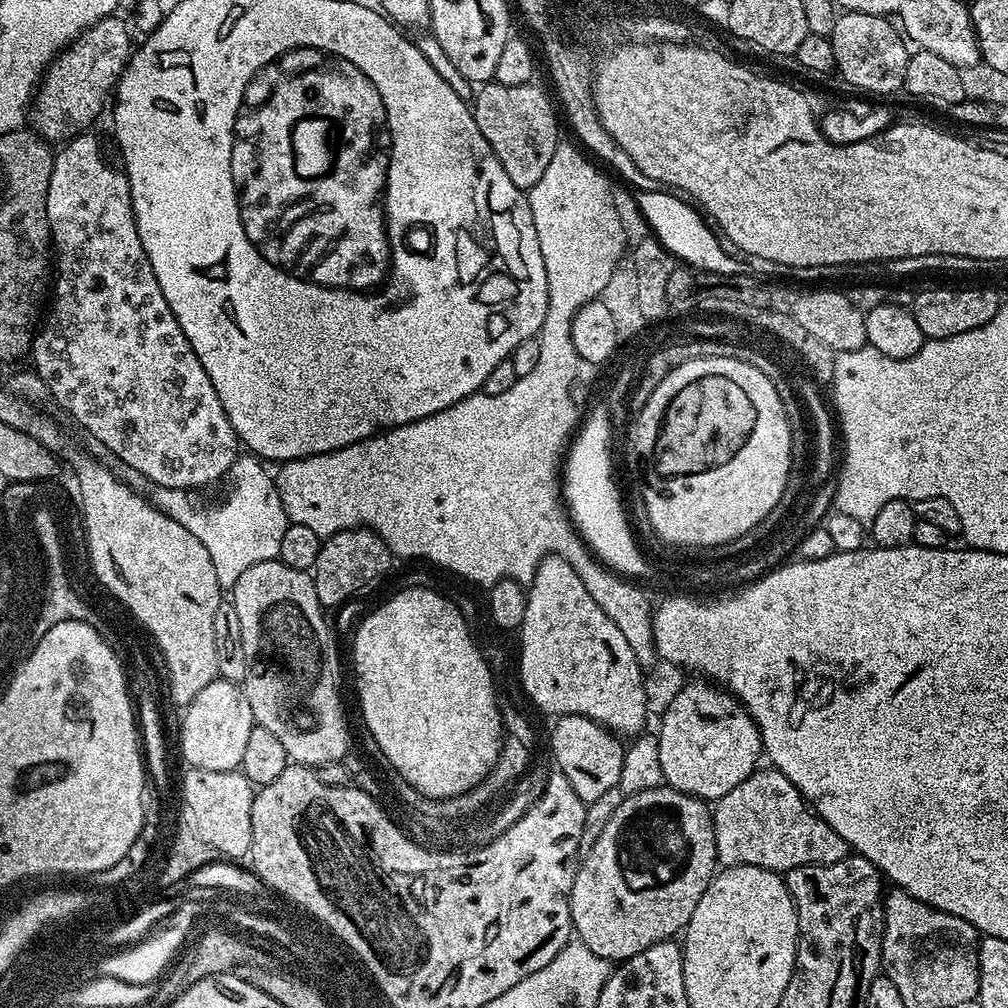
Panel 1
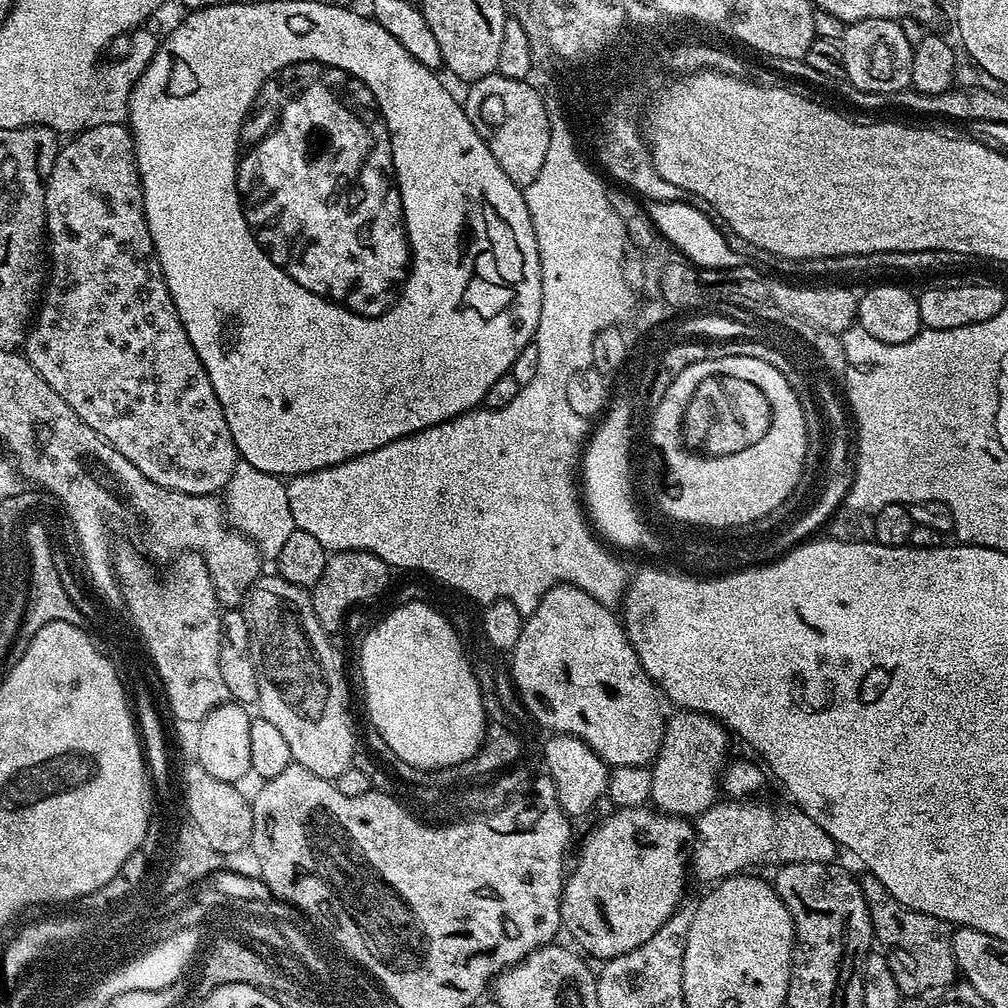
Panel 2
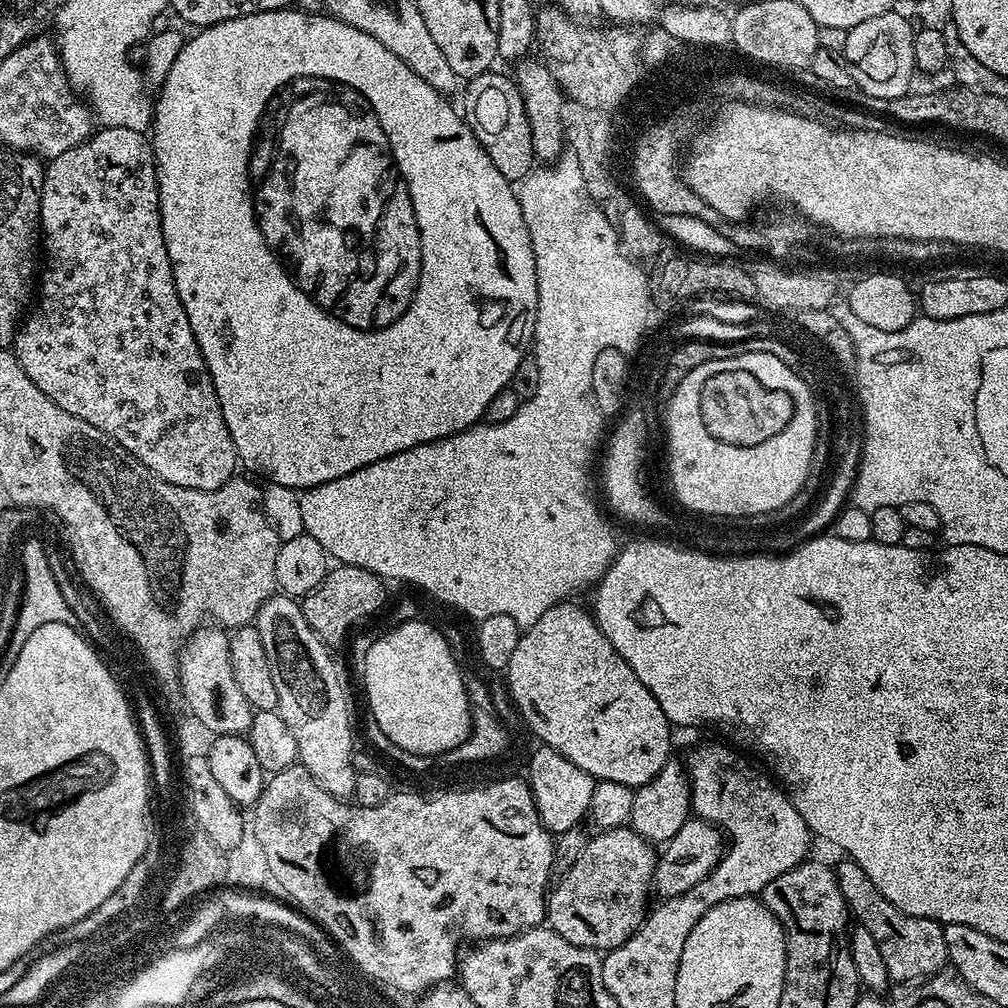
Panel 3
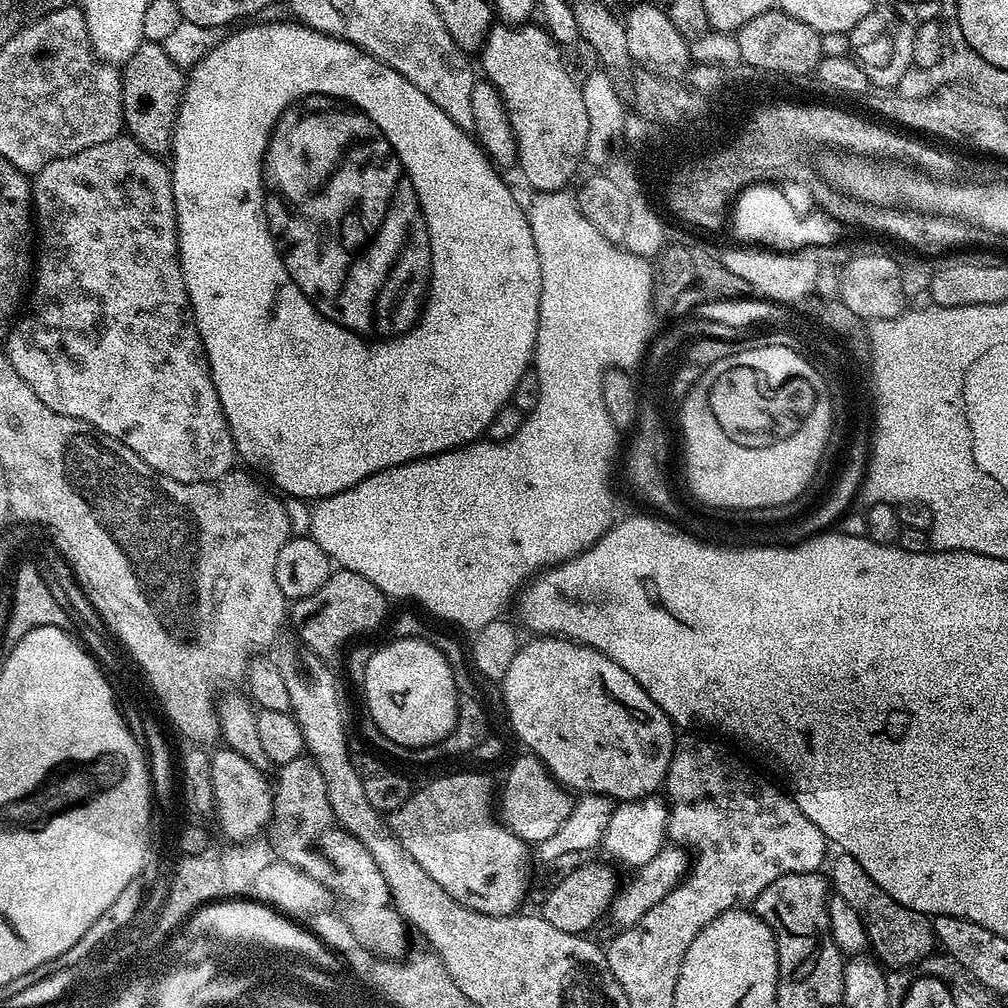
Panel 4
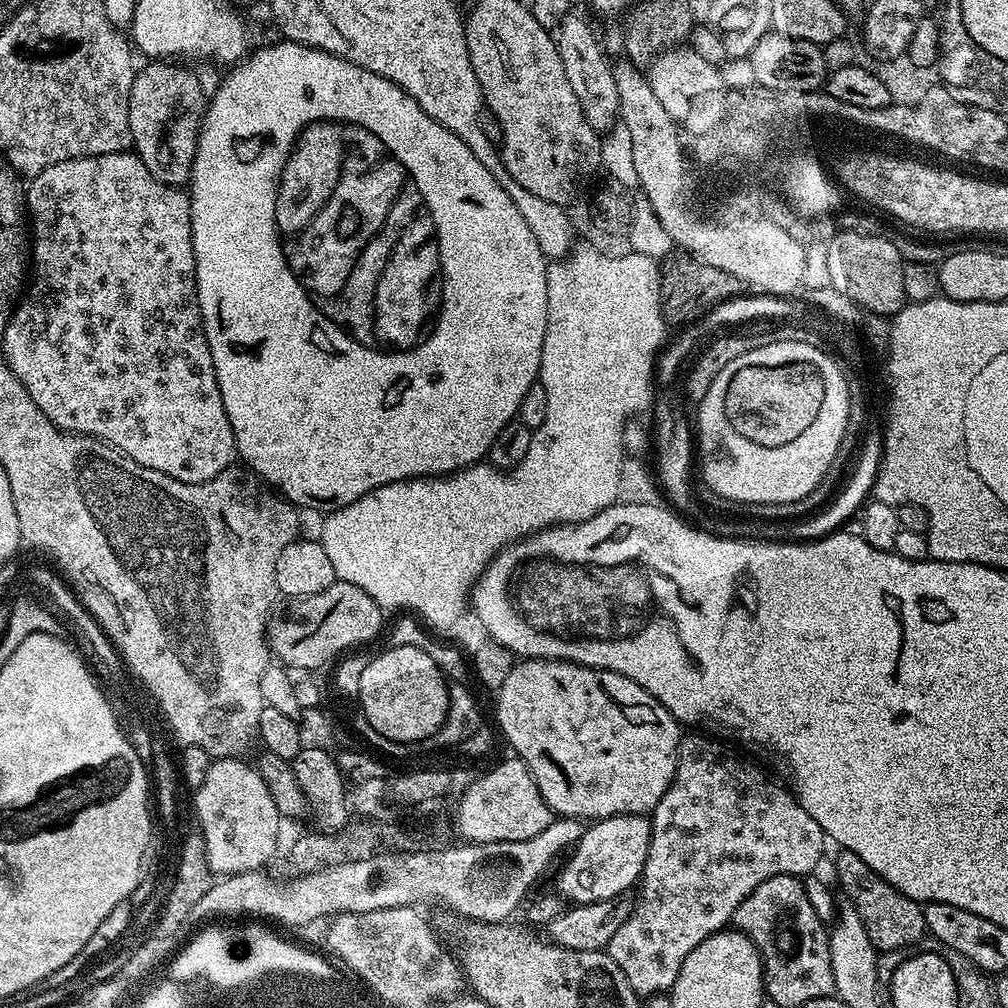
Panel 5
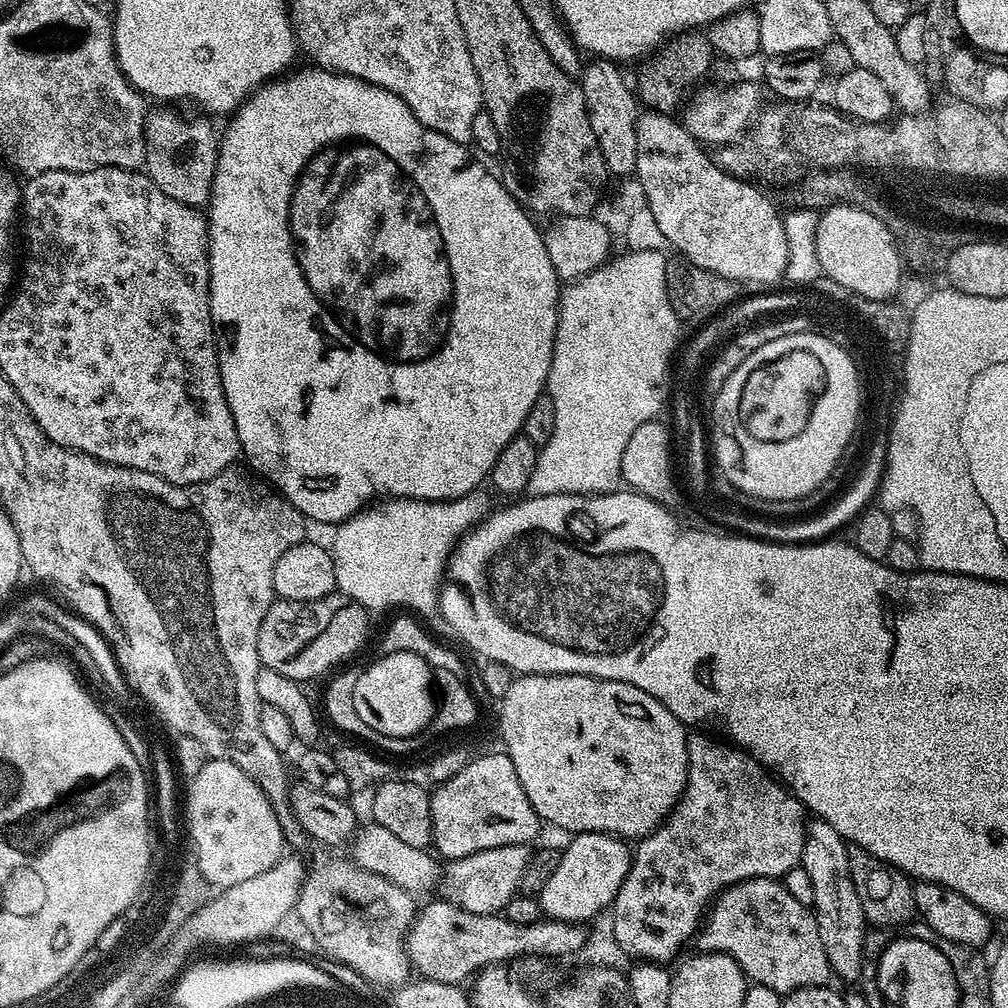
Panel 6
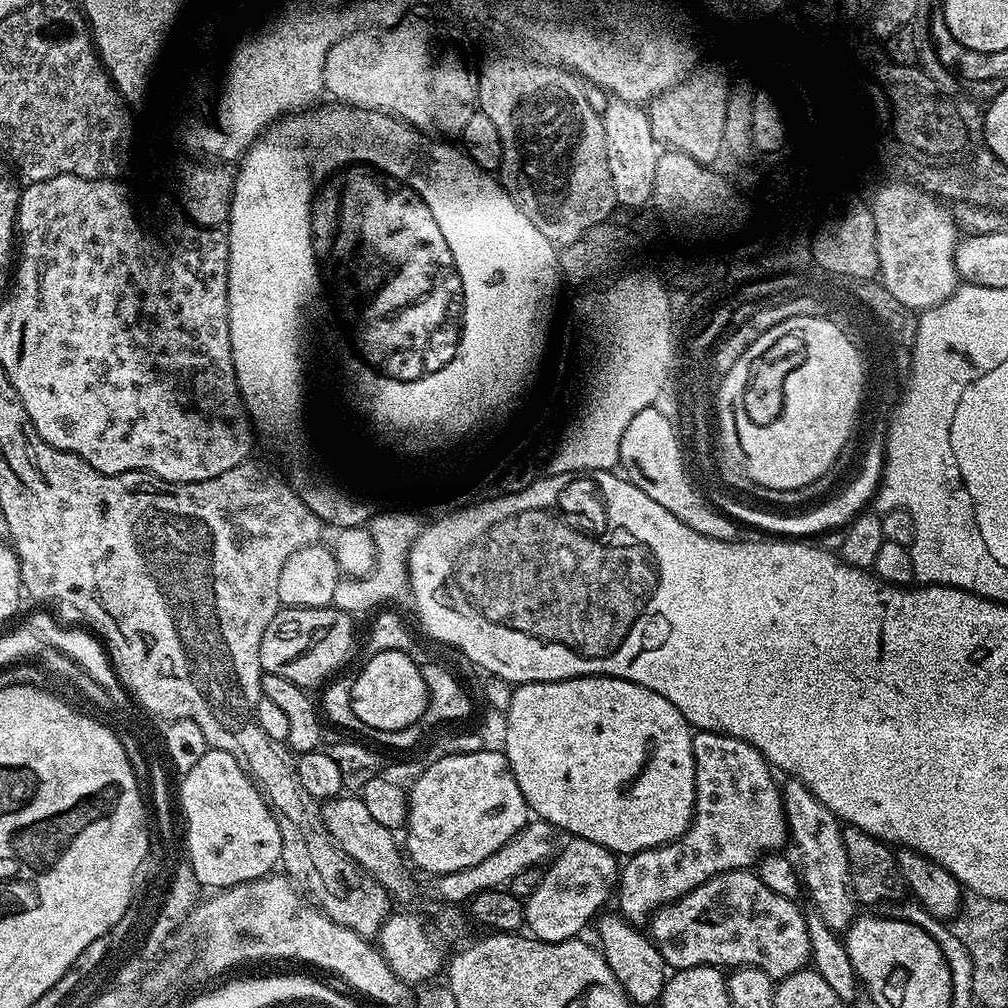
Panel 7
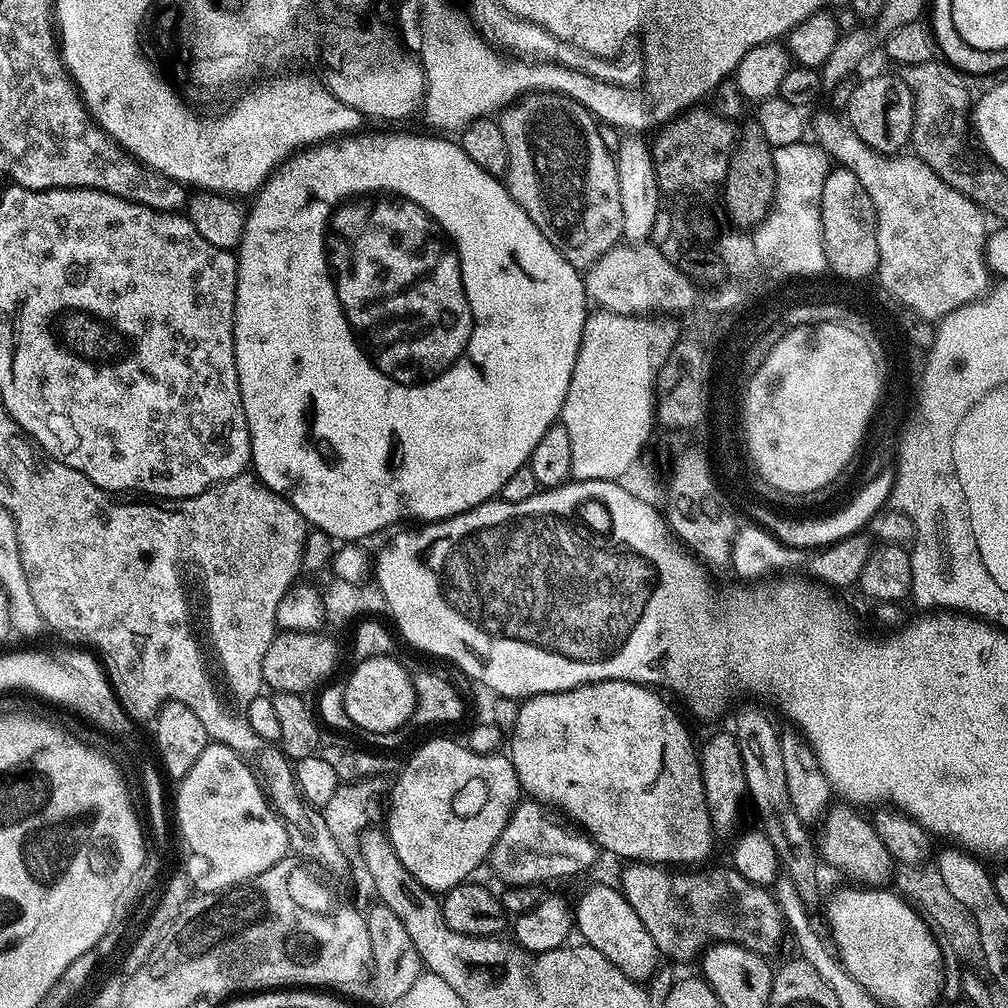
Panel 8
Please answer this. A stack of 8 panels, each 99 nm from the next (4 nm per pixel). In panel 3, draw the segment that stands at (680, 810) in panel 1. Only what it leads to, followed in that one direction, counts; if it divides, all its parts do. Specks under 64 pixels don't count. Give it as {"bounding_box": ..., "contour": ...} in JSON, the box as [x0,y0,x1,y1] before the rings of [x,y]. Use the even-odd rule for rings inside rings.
{"bounding_box":[546,826,657,950],"contour":[[[631,826],[605,828],[595,833],[597,836],[580,852],[580,857],[572,864],[568,876],[560,880],[560,885],[553,887],[546,897],[546,924],[559,936],[566,938],[579,948],[593,950],[611,950],[622,946],[640,929],[649,911],[648,892],[653,891],[652,879],[656,869],[657,849],[652,841],[642,838]]]}

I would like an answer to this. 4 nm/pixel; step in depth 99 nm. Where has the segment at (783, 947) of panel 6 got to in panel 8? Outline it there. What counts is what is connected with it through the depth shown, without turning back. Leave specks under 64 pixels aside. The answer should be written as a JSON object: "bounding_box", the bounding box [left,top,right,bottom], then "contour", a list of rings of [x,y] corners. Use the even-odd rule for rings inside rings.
{"bounding_box":[618,862,786,960],"contour":[[[632,862],[620,876],[618,887],[624,893],[626,902],[634,906],[634,914],[642,918],[646,930],[650,930],[650,938],[654,938],[654,946],[660,951],[661,957],[672,960],[692,960],[701,955],[704,949],[713,942],[726,944],[740,944],[749,948],[759,956],[771,957],[771,952],[780,948],[780,943],[786,938],[786,916],[780,913],[776,900],[769,889],[760,888],[754,882],[742,878],[738,870],[731,866],[712,868],[709,872],[700,870],[675,871],[664,866],[657,866],[647,862]]]}

